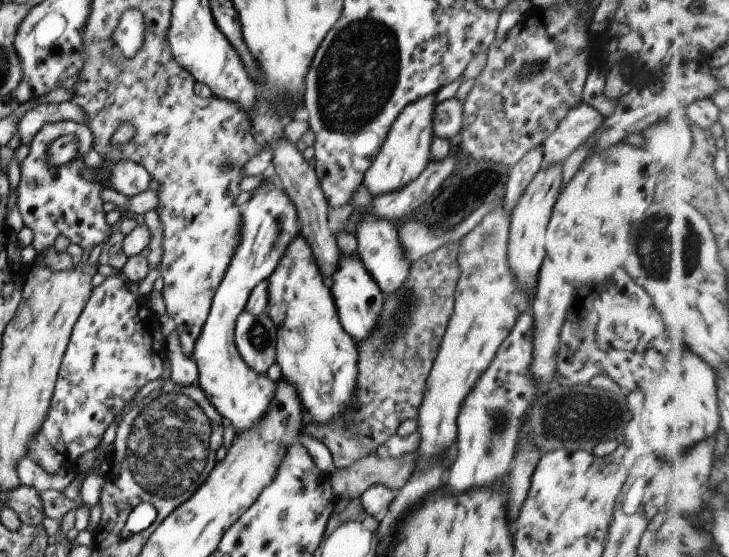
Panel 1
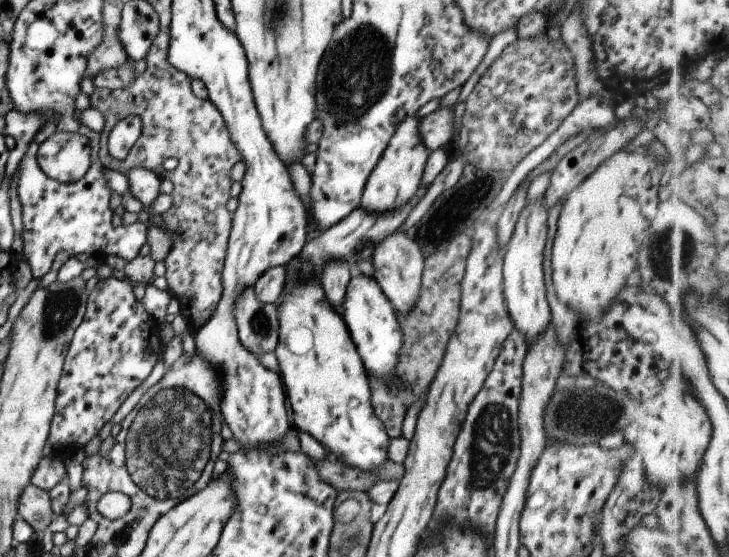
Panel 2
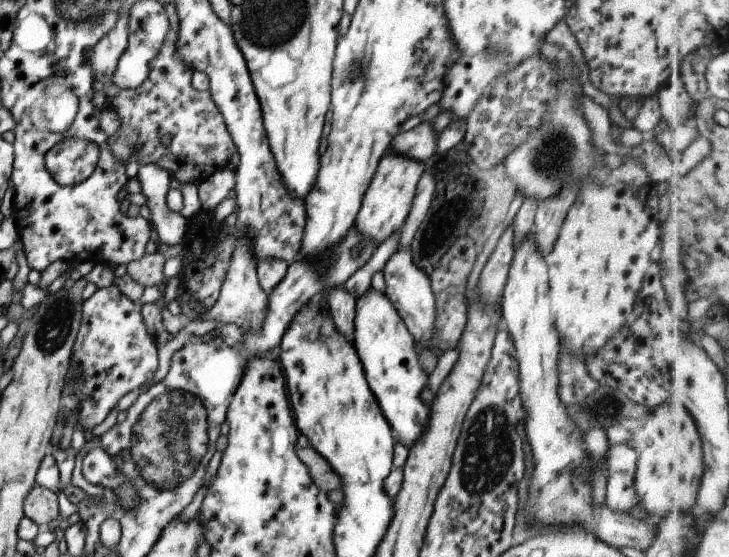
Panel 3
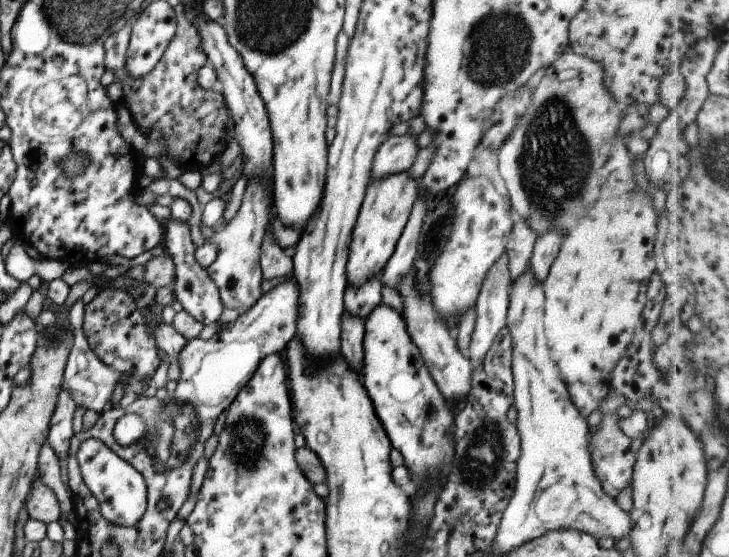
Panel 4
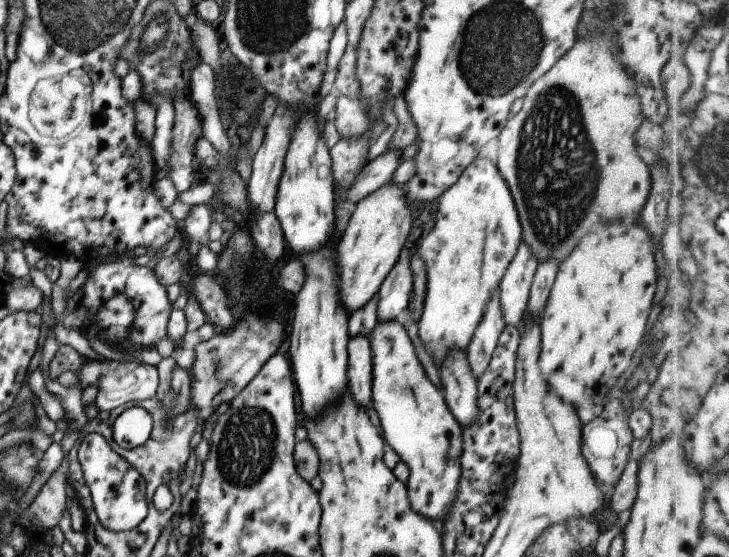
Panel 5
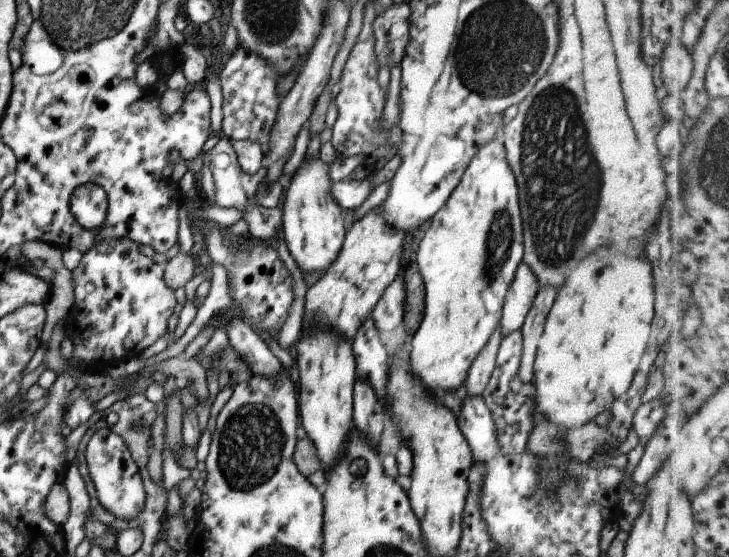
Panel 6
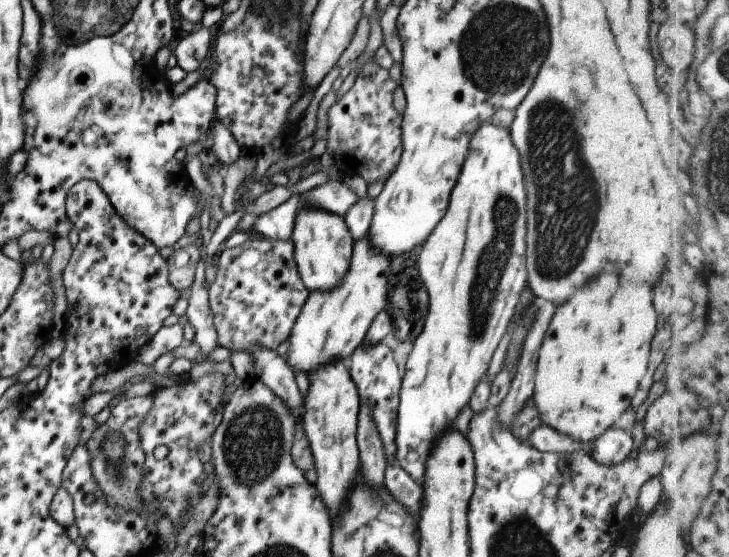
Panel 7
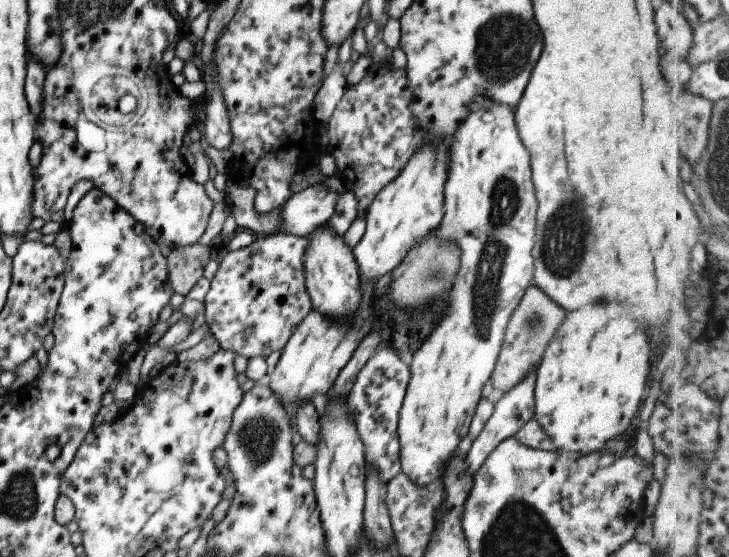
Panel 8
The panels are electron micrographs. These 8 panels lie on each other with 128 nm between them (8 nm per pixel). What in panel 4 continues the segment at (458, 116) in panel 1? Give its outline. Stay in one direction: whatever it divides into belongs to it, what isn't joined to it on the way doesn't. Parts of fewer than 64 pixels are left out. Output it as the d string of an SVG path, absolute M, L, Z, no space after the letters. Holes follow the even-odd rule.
M410 131L400 136L387 137L373 157L370 181L386 174L407 171L414 163L417 151L420 149L415 143L416 138L417 136Z

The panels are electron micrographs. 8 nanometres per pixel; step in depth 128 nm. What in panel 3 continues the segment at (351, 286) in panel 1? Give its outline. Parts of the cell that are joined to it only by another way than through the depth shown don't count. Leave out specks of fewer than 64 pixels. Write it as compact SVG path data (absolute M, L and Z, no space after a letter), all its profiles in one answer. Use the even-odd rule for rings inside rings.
M371 287L354 299L354 321L351 342L359 354L369 390L375 394L381 414L389 422L393 436L409 448L427 426L429 403L419 399L426 387L427 374L419 366L414 340L405 328L401 317L384 293Z

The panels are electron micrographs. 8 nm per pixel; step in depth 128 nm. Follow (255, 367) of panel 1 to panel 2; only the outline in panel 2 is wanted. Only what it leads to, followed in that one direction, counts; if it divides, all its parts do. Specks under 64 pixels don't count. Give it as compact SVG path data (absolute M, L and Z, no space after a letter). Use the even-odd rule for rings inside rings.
M252 287L235 299L234 321L241 346L254 357L273 352L278 341L276 306L257 302Z

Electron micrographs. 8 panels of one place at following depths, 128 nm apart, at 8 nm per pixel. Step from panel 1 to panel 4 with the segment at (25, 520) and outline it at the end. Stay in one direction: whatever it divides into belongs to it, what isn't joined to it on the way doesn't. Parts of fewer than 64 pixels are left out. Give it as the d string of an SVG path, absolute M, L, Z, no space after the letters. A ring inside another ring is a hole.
M41 483L31 487L24 502L29 519L41 521L44 525L60 517L60 508L54 492Z

